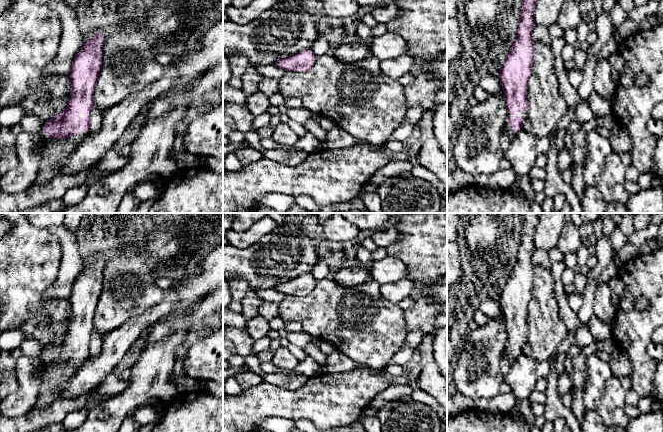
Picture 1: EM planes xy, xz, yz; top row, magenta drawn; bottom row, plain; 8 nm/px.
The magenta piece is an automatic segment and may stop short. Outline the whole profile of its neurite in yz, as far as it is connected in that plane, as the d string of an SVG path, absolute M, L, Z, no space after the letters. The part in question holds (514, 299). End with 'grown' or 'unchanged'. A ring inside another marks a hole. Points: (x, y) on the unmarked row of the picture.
M524 213L522 232L516 262L506 277L506 284L498 297L507 325L508 341L506 352L511 365L523 351L526 334L529 331L527 310L534 287L532 256L535 251L533 236L540 213Z; grown

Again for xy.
M102 257L84 264L69 298L71 322L63 335L43 352L45 367L36 374L41 381L33 409L43 409L61 398L56 388L66 384L90 355L93 318L102 292Z; grown

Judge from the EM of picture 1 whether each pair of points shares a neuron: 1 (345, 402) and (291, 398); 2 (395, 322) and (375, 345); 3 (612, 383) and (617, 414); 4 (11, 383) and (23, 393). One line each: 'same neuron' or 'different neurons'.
1: same neuron
2: same neuron
3: same neuron
4: different neurons

